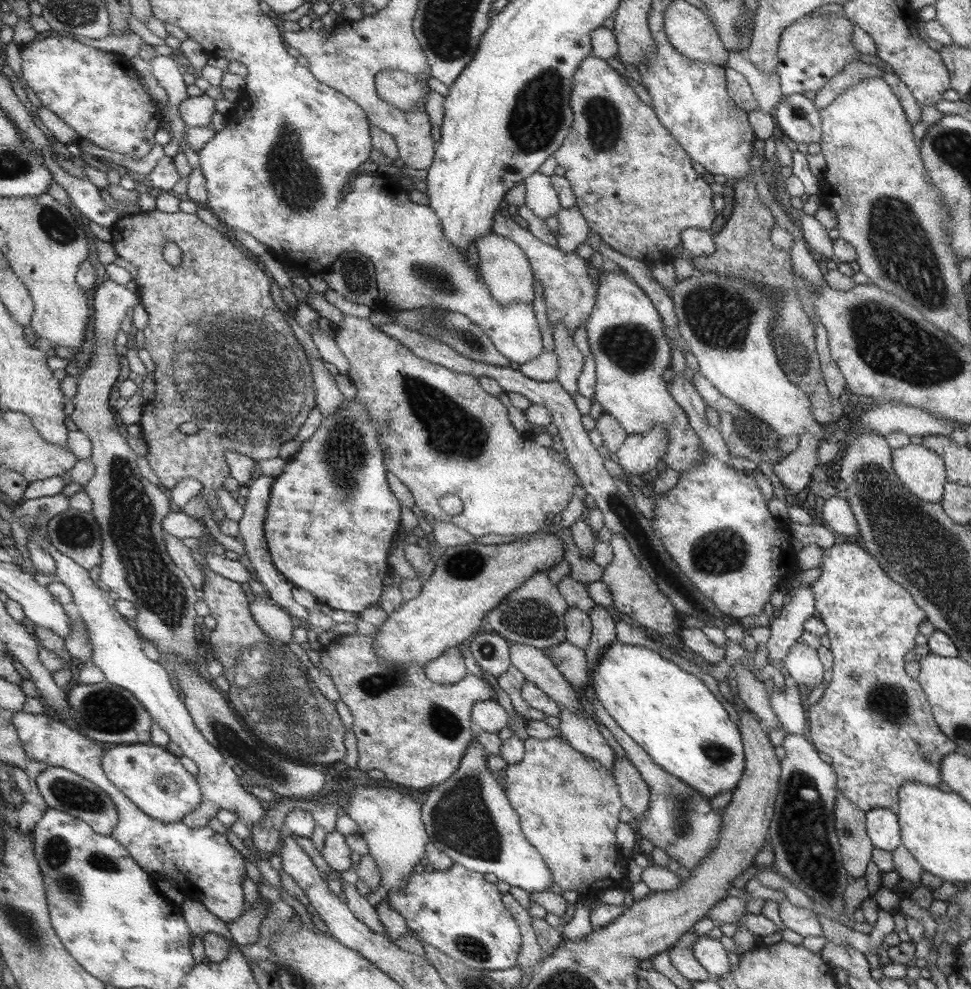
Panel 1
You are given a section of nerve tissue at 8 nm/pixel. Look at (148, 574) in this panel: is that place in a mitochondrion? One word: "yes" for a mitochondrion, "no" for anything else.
yes

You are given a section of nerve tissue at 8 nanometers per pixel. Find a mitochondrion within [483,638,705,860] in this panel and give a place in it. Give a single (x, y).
(680, 805)

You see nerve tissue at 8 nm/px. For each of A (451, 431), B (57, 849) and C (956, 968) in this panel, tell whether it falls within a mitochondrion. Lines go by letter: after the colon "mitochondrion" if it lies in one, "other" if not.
A: mitochondrion
B: mitochondrion
C: other

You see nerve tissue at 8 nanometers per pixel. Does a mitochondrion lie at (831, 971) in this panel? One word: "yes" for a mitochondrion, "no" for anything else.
no

